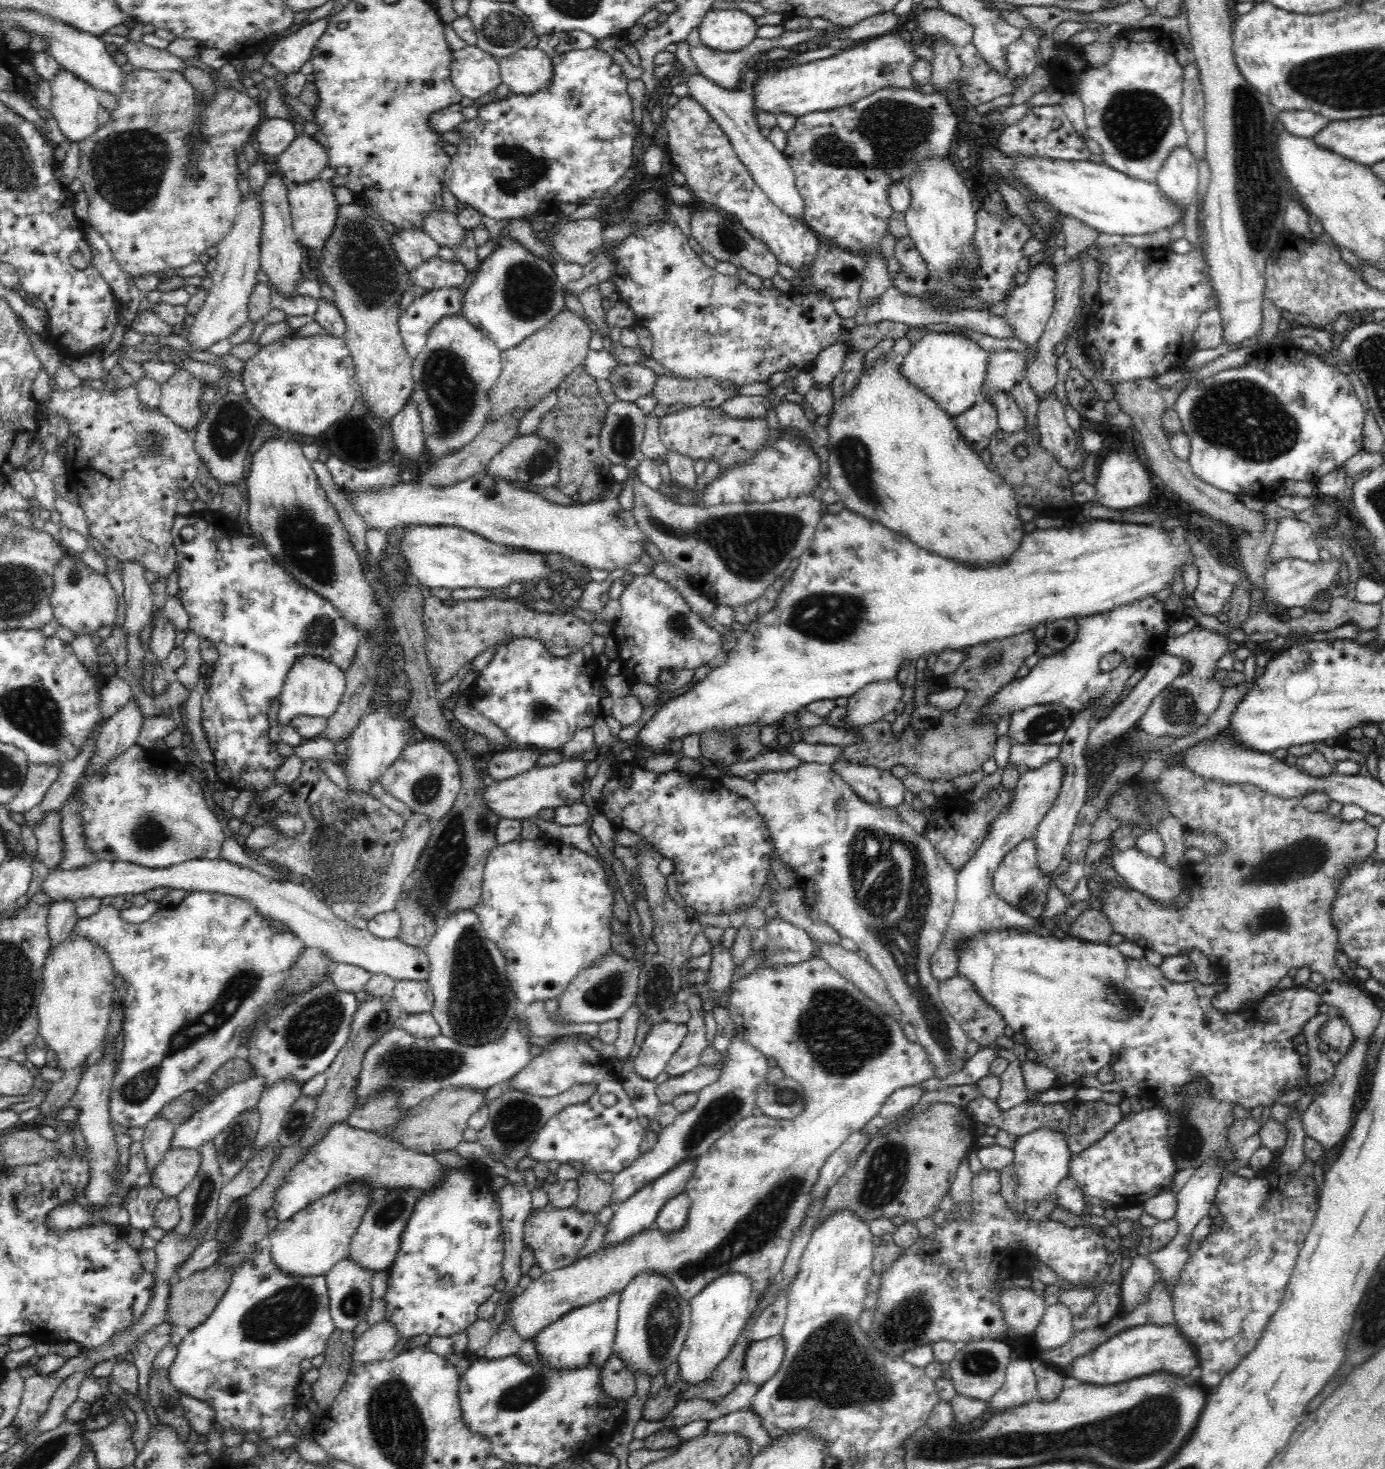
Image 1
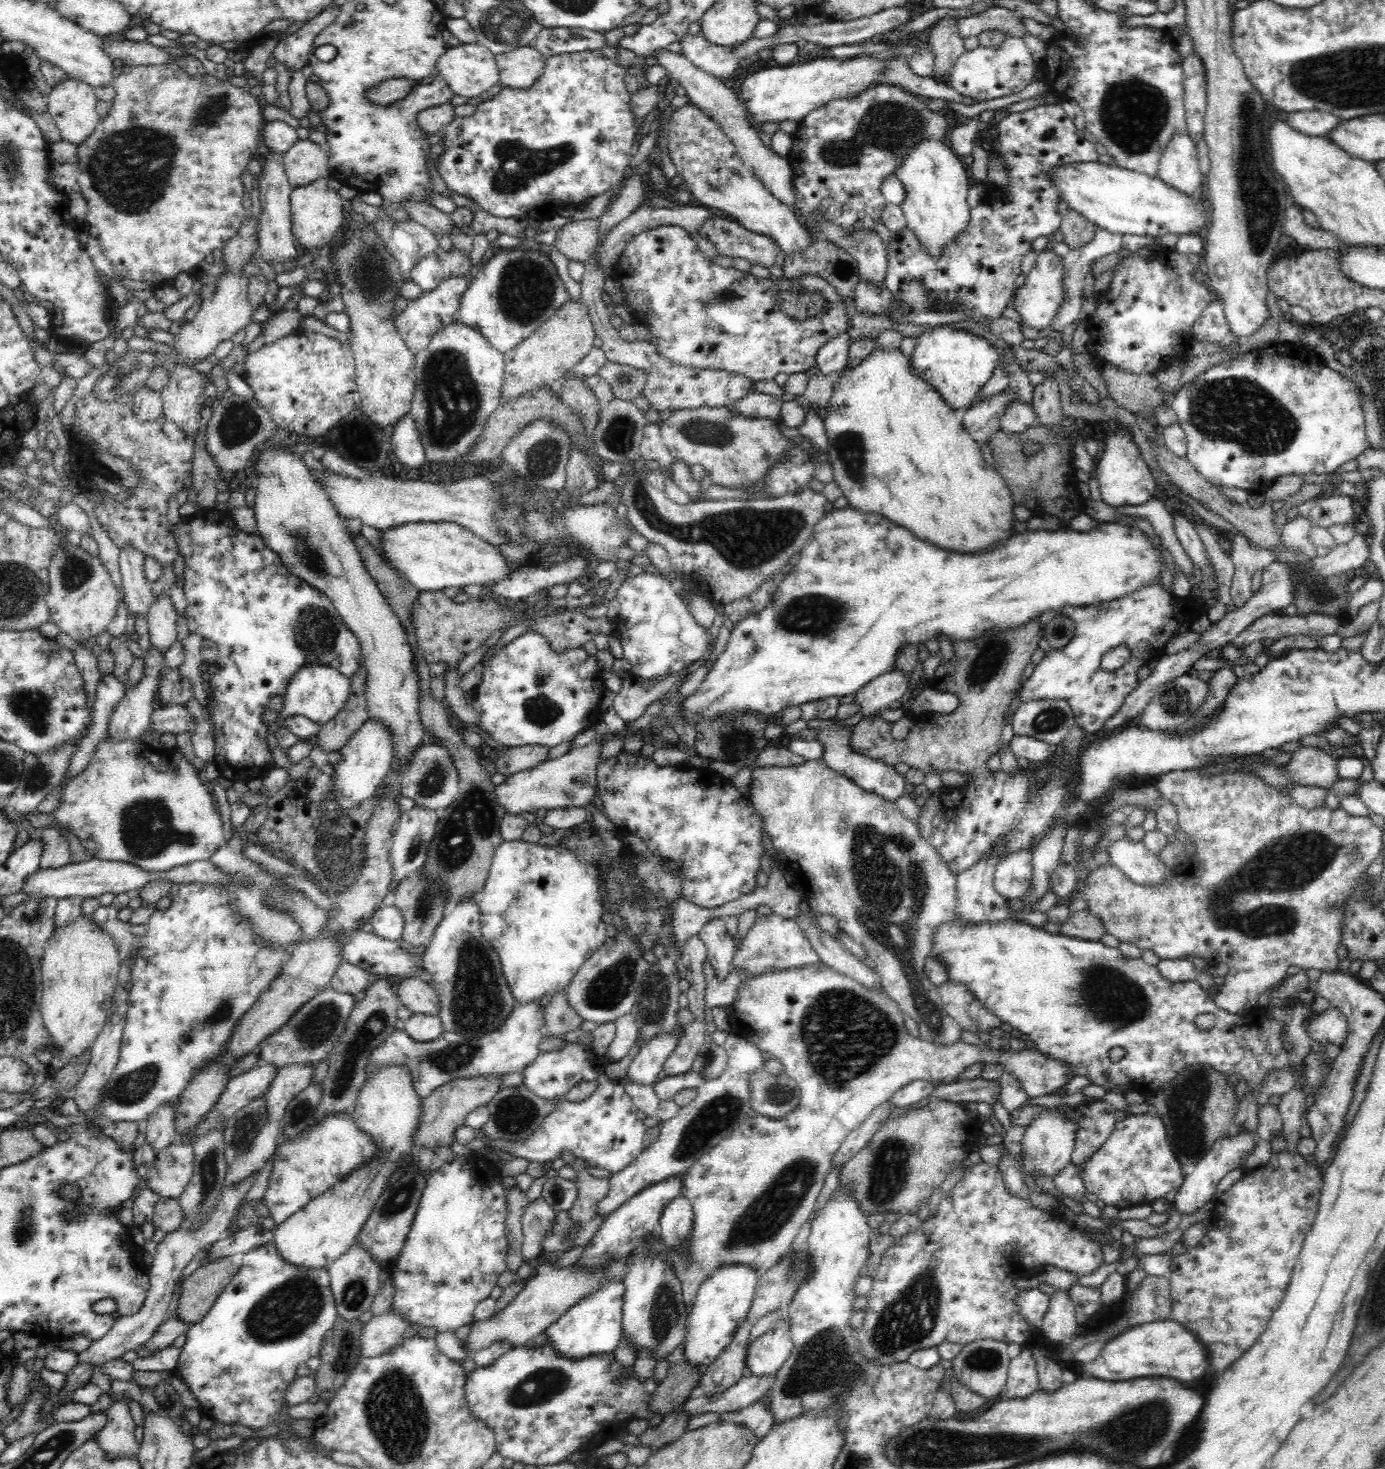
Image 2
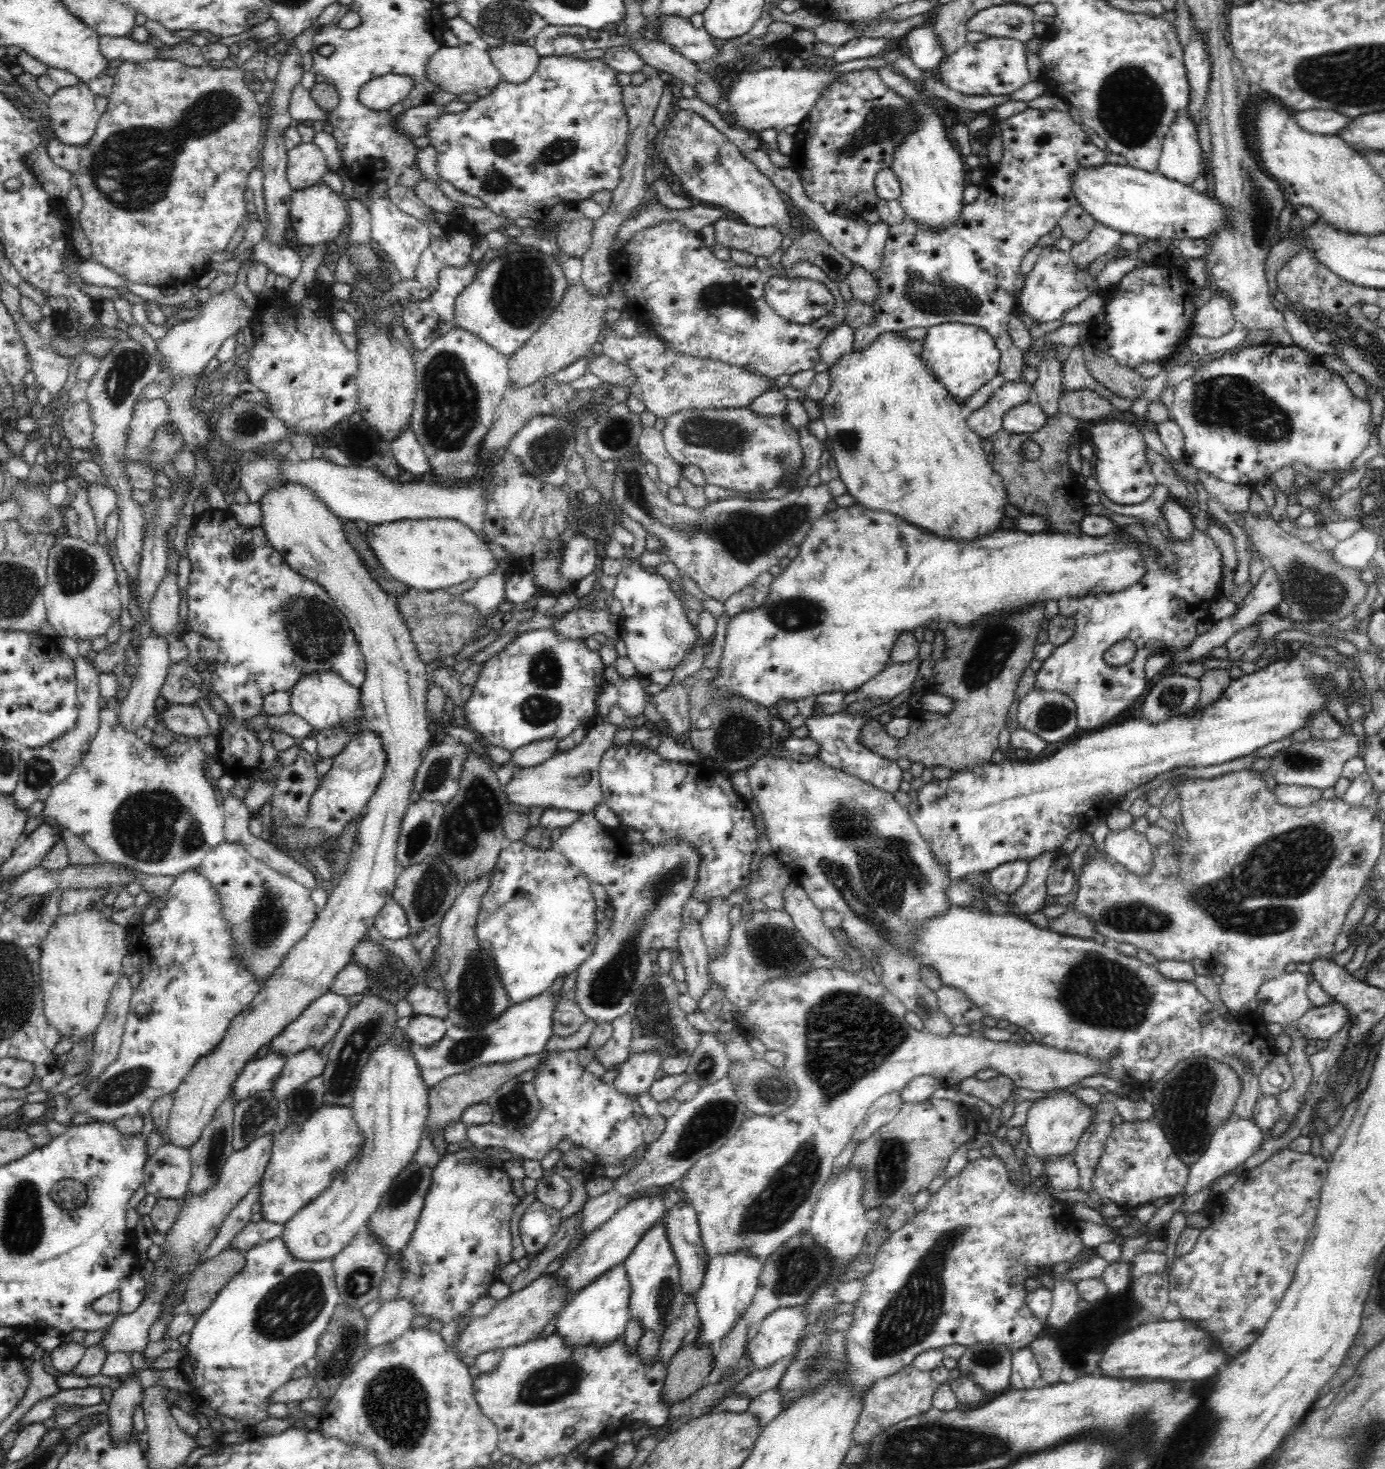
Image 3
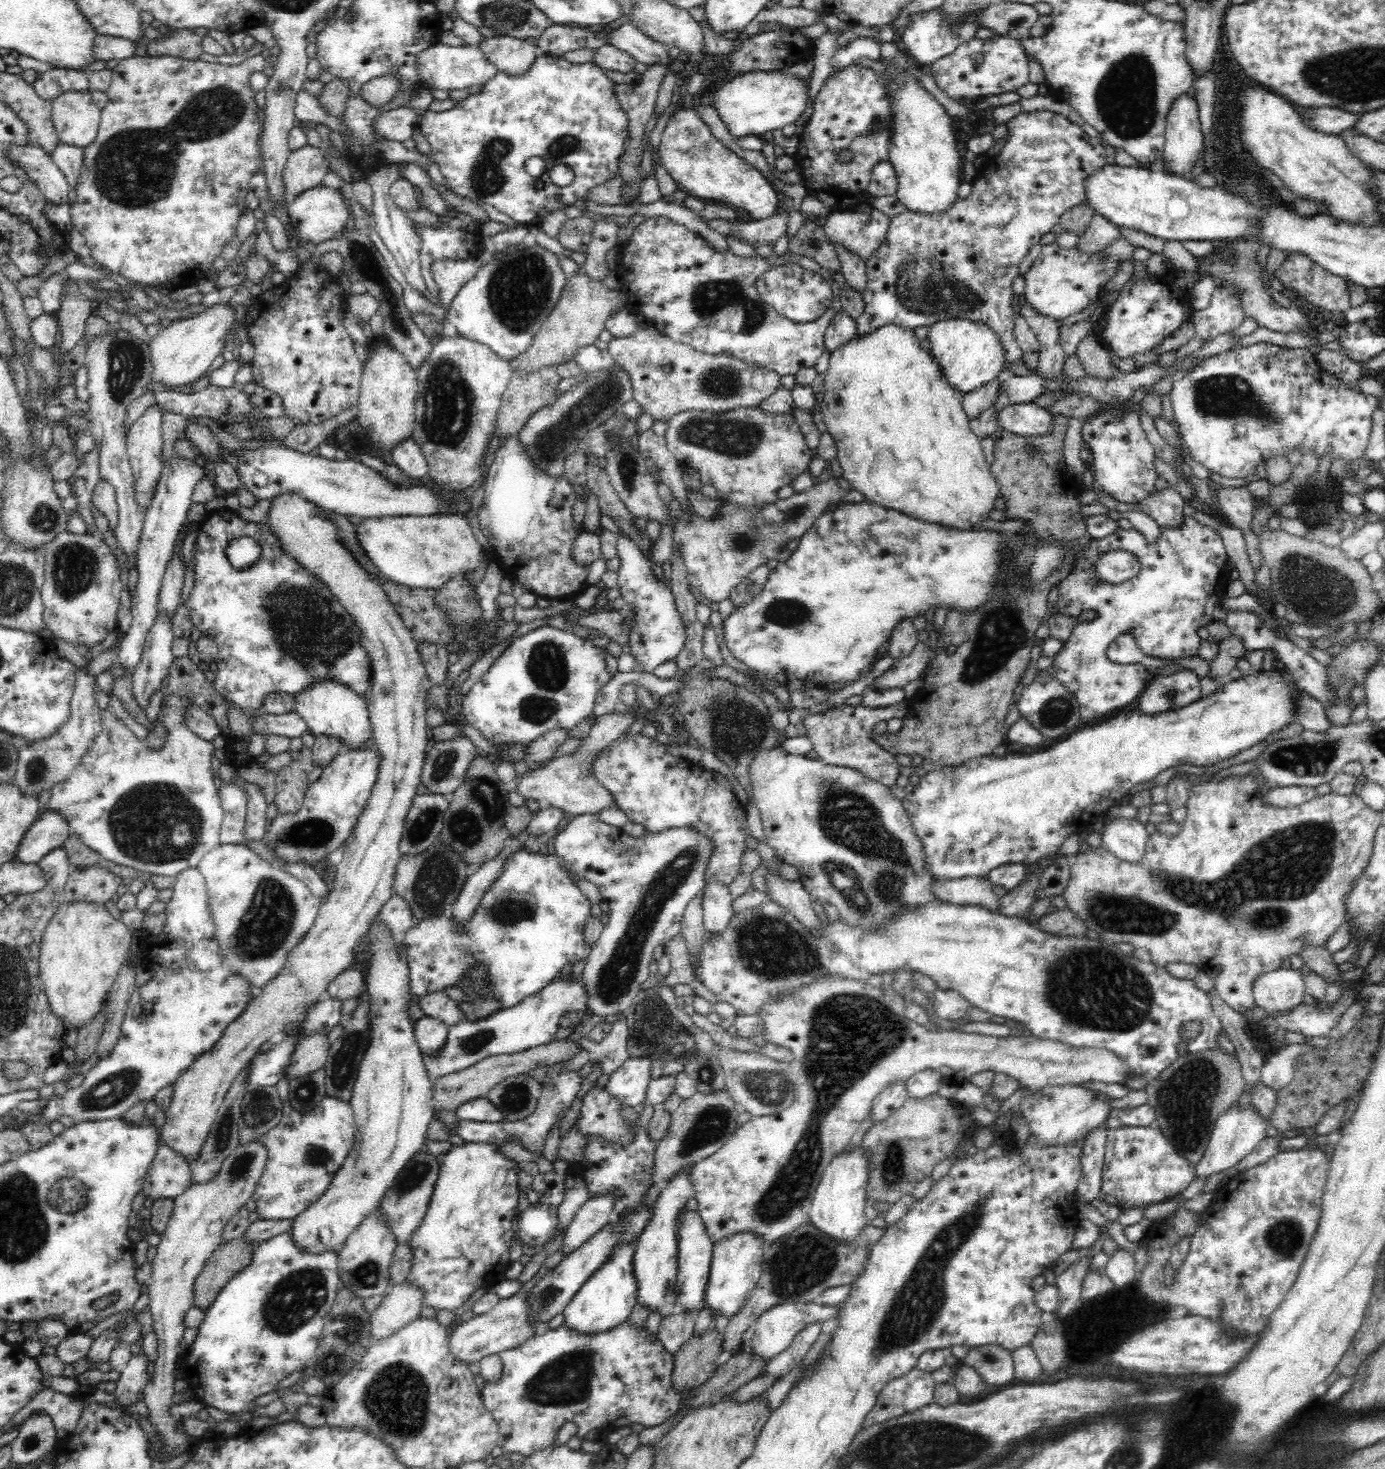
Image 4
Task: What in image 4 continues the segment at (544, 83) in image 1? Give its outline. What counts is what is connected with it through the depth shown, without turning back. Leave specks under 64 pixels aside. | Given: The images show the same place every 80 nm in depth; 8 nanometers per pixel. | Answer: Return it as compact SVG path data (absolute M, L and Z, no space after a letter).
M508 35L485 39L479 47L498 71L510 77L528 73L538 57L534 41Z

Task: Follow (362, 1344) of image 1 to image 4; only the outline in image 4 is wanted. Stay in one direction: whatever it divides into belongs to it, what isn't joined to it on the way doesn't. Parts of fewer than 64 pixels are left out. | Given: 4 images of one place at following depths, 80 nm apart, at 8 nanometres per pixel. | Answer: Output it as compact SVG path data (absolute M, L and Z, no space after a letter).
M408 1283L396 1285L385 1294L380 1306L370 1314L371 1338L374 1342L392 1338L398 1330L414 1322L421 1312L422 1291Z

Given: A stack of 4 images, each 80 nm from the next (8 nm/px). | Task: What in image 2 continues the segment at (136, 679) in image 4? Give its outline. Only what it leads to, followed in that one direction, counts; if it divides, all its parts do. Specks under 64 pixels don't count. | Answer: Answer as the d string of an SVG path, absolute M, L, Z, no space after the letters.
M148 649L144 659L144 676L140 683L133 689L128 688L122 700L116 705L114 712L109 716L105 736L110 741L138 740L148 729L150 714L155 709L156 694L159 687L158 674L164 667L166 668L163 654L156 649Z

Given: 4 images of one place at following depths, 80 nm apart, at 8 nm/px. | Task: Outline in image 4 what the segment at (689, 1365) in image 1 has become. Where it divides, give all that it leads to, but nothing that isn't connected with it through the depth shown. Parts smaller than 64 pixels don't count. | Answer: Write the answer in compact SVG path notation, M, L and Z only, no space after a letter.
M740 1233L713 1245L710 1270L704 1290L704 1309L712 1309L714 1315L717 1315L716 1321L724 1318L730 1322L738 1311L746 1306L746 1301L752 1296L752 1291L762 1276L763 1251L762 1239L756 1233Z

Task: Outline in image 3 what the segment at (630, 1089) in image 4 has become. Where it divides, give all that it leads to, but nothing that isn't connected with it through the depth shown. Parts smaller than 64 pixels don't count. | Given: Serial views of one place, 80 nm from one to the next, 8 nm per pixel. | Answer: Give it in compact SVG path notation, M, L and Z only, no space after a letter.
M659 1050L632 1053L625 1063L621 1064L620 1072L613 1085L618 1092L629 1096L633 1101L636 1094L648 1092L656 1080L654 1075L661 1068L664 1060Z

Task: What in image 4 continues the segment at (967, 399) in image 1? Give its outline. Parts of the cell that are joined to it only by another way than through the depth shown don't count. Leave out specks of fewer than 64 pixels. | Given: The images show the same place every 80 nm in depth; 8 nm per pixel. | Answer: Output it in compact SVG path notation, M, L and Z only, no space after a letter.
M950 319L929 326L927 339L931 358L942 370L946 381L959 393L970 395L1003 376L1005 352L992 329L968 319Z

